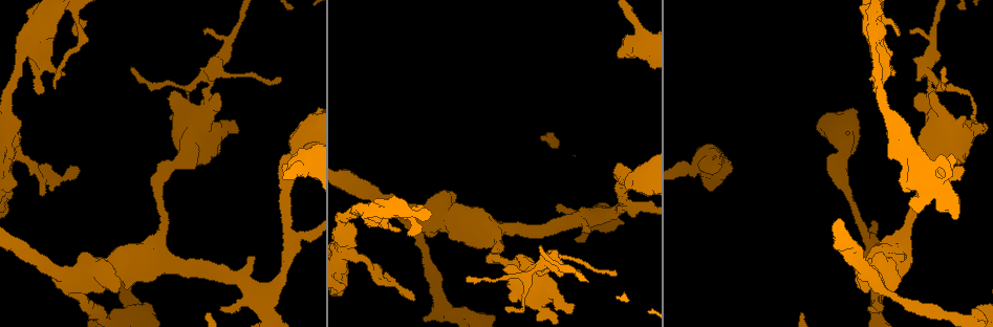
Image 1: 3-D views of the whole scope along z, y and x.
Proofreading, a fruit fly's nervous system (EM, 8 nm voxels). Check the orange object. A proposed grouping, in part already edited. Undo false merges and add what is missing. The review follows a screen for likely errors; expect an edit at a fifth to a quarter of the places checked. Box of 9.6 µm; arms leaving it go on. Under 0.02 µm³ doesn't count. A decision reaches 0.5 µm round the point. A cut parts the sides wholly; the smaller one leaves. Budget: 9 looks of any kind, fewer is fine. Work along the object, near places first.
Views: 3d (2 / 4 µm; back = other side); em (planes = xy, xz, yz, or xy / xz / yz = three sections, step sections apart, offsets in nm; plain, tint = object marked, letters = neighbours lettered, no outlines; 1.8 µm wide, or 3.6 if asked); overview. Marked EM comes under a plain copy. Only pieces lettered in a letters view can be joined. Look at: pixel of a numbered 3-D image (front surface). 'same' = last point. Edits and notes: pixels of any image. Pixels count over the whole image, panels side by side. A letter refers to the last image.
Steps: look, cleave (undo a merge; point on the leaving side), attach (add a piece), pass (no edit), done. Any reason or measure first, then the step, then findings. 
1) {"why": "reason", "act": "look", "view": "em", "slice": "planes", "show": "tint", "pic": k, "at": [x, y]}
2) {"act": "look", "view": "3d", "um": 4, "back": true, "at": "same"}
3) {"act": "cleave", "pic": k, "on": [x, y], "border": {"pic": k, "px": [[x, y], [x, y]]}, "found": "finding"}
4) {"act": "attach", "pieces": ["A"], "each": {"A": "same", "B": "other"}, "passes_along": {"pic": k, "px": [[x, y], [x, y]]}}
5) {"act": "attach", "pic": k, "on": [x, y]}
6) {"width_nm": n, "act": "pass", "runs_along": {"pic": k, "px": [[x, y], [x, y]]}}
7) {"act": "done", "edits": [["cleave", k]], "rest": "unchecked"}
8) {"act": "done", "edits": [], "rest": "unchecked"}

{"why": "tapers out", "act": "look", "view": "3d", "um": 4, "pic": 1, "at": [413, 300]}

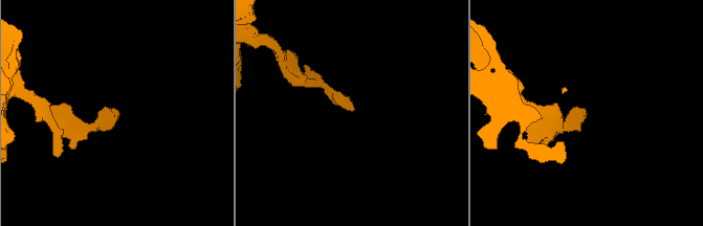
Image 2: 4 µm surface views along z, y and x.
{"act": "look", "view": "em", "slice": "planes", "show": "letters", "pic": 2, "at": [351, 105]}

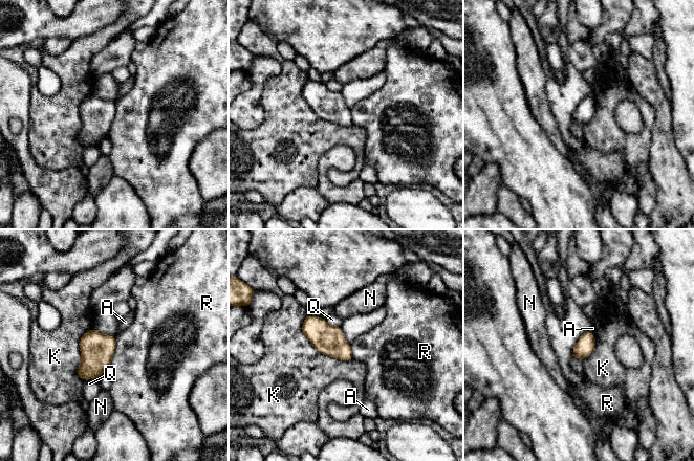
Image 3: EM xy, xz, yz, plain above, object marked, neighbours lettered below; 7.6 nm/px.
{"act": "pass", "each": {"A": "other", "K": "other", "N": "other", "Q": "other", "R": "other"}, "border": {"pic": 3, "px": [[116, 337], [115, 351], [107, 369]]}, "found": "no lettered piece goes on from it"}

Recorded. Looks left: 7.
{"why": "calibre changes", "act": "look", "view": "3d", "um": 4, "pic": 1, "at": [537, 290]}

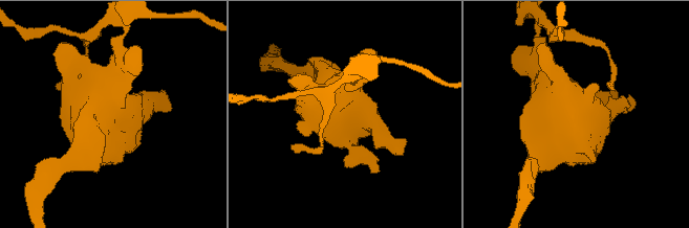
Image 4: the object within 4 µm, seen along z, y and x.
{"why": "need the tissue", "act": "look", "view": "em", "um": 3.6, "slice": "planes", "show": "tint", "pic": 4, "at": [107, 127]}

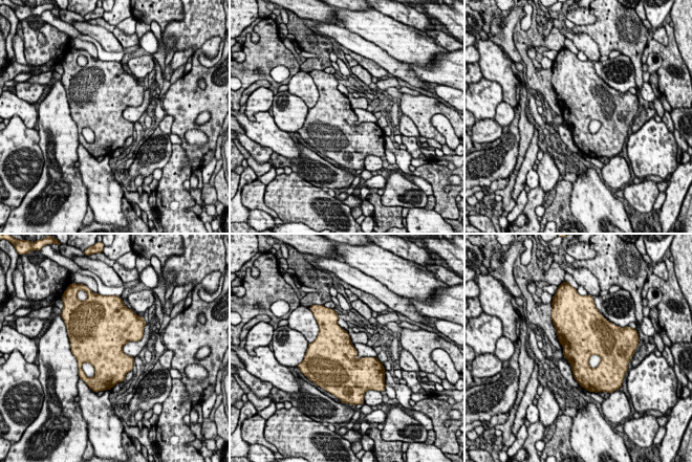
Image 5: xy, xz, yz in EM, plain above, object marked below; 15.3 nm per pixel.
{"act": "look", "view": "em", "um": 3.6, "slice": "planes", "show": "letters", "at": "same"}

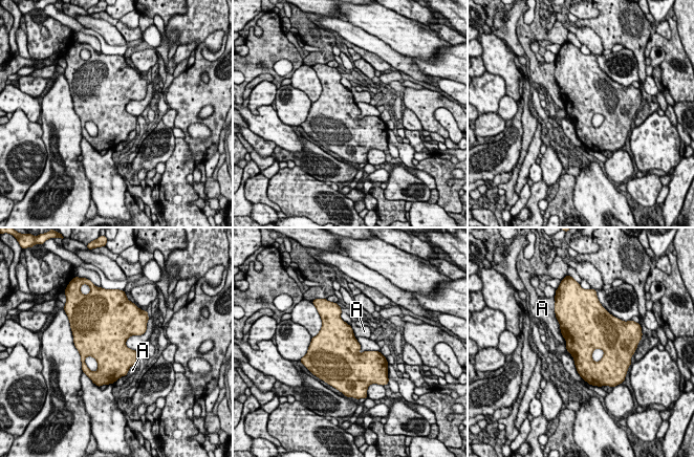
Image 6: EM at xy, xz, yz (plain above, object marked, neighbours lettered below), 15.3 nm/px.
{"act": "pass", "each": {"A": "other"}, "found": "all the same cell"}

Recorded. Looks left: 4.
{"why": "thick turns thin", "act": "look", "view": "em", "um": 3.6, "slice": "planes", "show": "letters", "pic": 1, "at": [642, 38]}

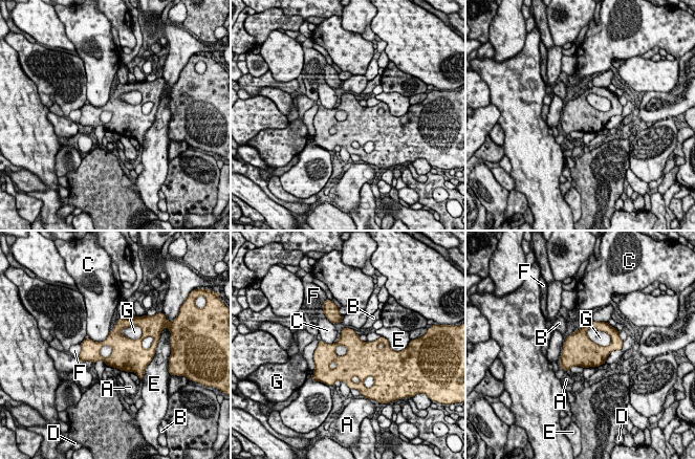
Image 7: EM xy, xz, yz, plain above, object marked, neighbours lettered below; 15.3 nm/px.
{"longest_contact_nm": ["G", 440], "act": "pass", "each": {"A": "other", "B": "other", "C": "other", "D": "other", "E": "other", "F": "other", "G": "other"}, "border": {"pic": 7, "px": [[586, 330], [605, 331], [611, 343]]}, "found": "continuous, no second cell"}

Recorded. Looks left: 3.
{"act": "look", "view": "3d", "um": 2, "pic": 1, "at": [43, 92]}

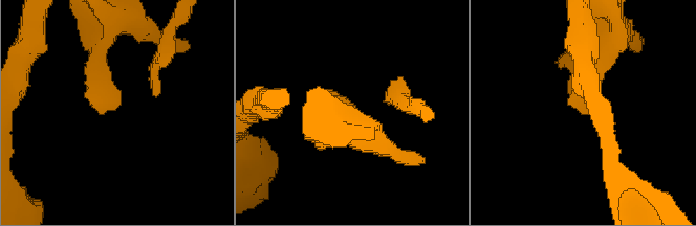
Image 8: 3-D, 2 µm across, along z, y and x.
{"act": "look", "view": "em", "slice": "xy", "step": 8, "show": "tint", "pic": 8, "at": [117, 107]}

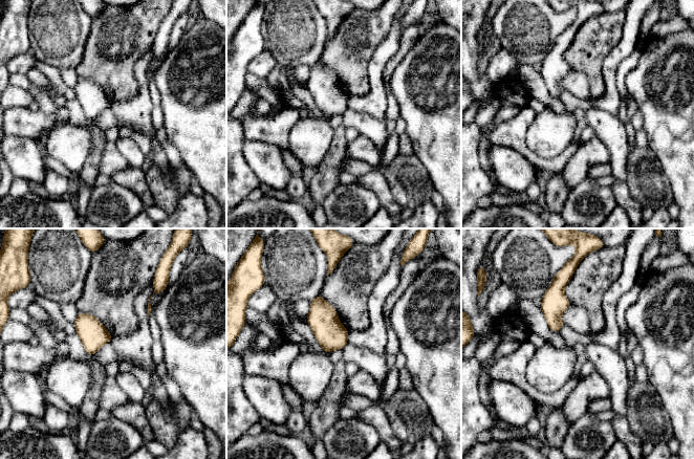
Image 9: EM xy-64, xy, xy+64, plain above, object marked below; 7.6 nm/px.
{"act": "look", "view": "em", "slice": "planes", "show": "letters", "at": "same"}

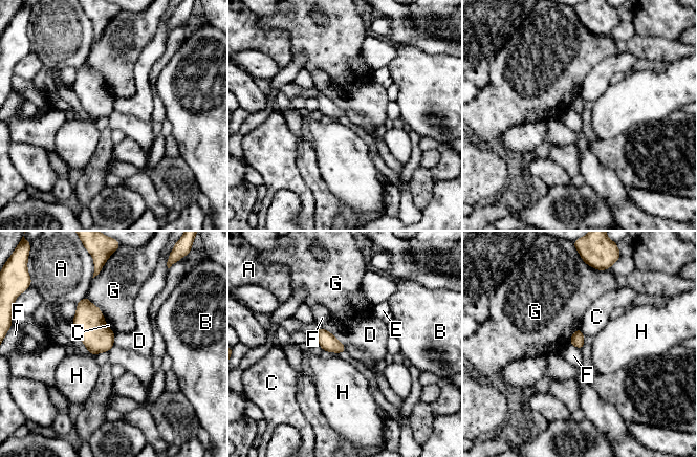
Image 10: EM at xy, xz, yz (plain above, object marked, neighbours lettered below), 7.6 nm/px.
{"longest_contact_nm": ["F", 300], "act": "pass", "each": {"A": "other", "B": "other", "C": "other", "D": "other", "E": "other", "F": "other", "G": "other", "H": "other"}, "border": {"pic": 10, "px": [[319, 325], [331, 332], [346, 350]]}, "found": "none of them fits"}

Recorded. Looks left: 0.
{"act": "done", "edits": [], "rest": "unchecked"}

